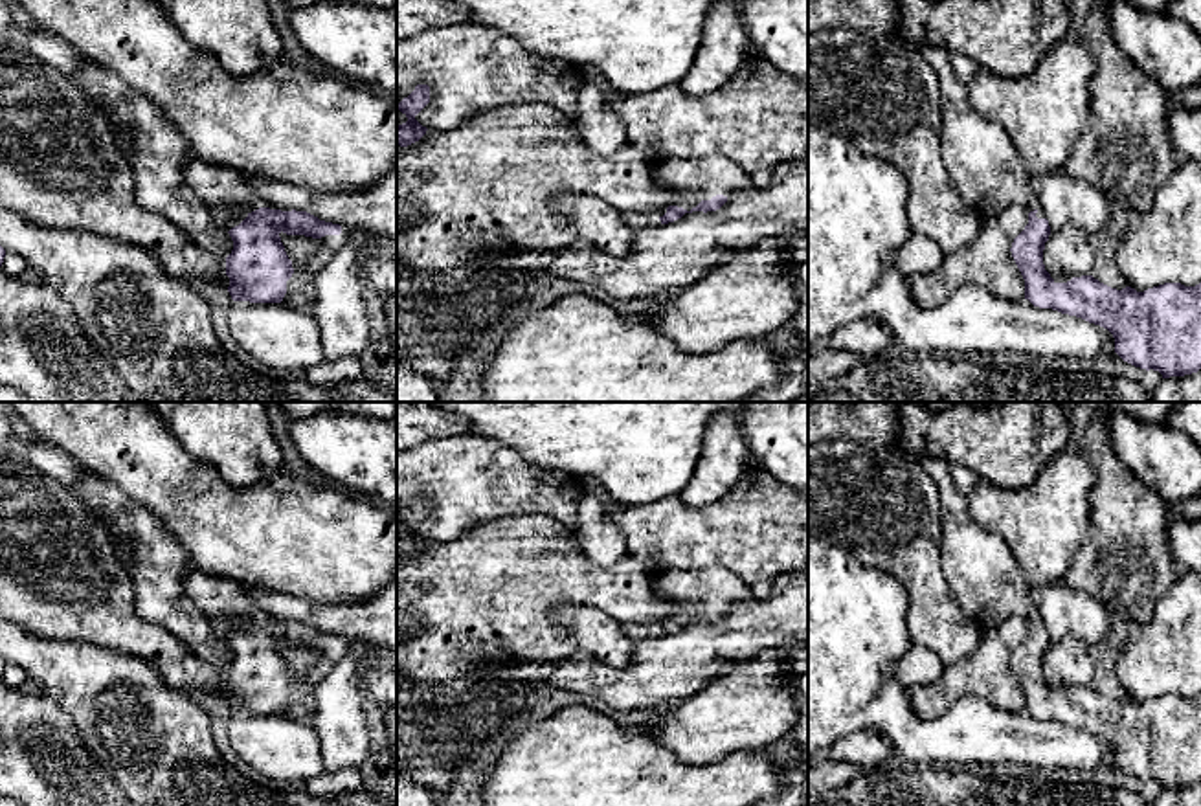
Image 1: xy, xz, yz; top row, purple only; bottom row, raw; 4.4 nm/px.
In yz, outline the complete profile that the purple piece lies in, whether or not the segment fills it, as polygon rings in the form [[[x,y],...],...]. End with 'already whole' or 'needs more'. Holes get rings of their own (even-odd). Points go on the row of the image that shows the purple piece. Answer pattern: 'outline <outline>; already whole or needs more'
outline [[[907,44],[920,53],[937,72],[942,103],[942,154],[946,169],[960,196],[982,217],[992,218],[1006,206],[1019,204],[1028,211],[1028,224],[1012,242],[1012,257],[1025,279],[1025,299],[1034,307],[1052,308],[1061,314],[1082,318],[1107,329],[1115,338],[1115,353],[1140,369],[1153,369],[1170,376],[1184,376],[1201,369],[1201,283],[1184,286],[1164,283],[1144,292],[1131,286],[1111,288],[1093,275],[1072,277],[1056,283],[1043,264],[1045,242],[1050,235],[1049,220],[1032,191],[1032,176],[1023,163],[1010,134],[975,114],[968,101],[966,84],[957,77],[951,53],[940,46]]]; needs more

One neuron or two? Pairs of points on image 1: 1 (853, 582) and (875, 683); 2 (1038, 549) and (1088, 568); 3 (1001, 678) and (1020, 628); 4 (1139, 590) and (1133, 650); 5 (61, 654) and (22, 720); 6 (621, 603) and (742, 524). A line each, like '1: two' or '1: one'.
1: one
2: two
3: one
4: two
5: one
6: two

